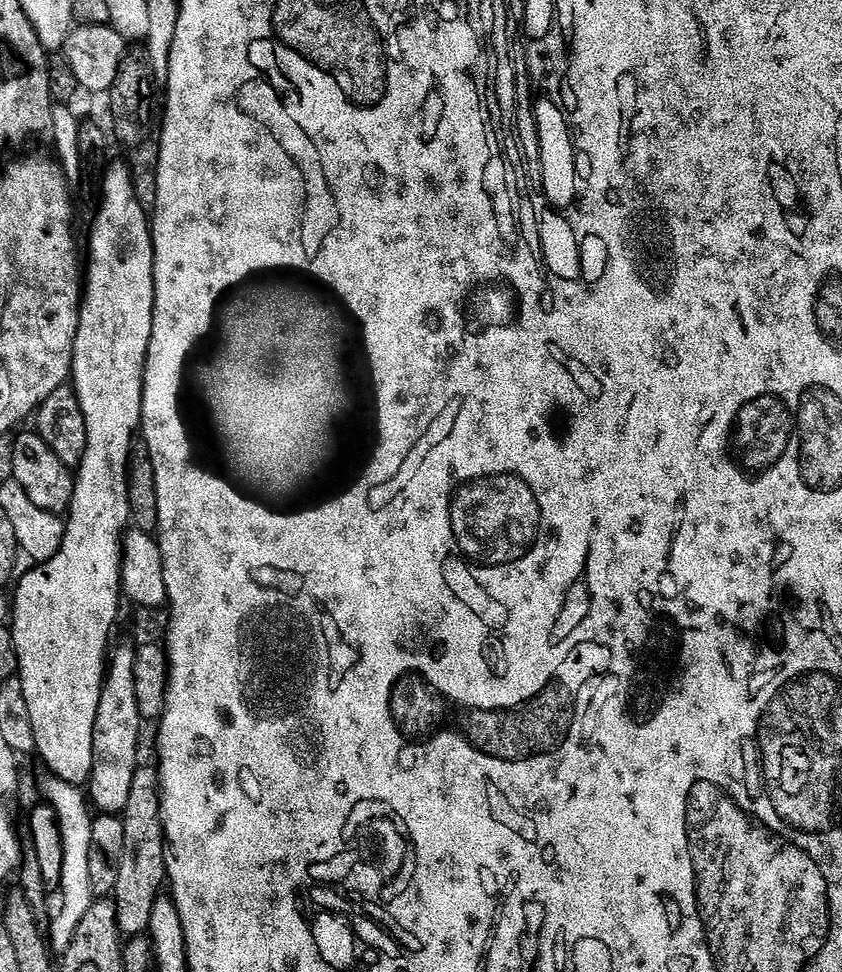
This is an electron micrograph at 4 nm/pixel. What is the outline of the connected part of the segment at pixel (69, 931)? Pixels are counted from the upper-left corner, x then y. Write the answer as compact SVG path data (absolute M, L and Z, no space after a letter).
M48 778L44 784L43 799L51 804L55 810L62 834L62 878L60 879L58 895L64 899L64 905L61 906L60 913L52 920L50 948L53 953L63 954L74 942L78 922L82 922L83 916L90 910L94 899L90 886L90 850L92 849L90 830L94 816L90 811L90 804L85 793L77 785L70 782Z

